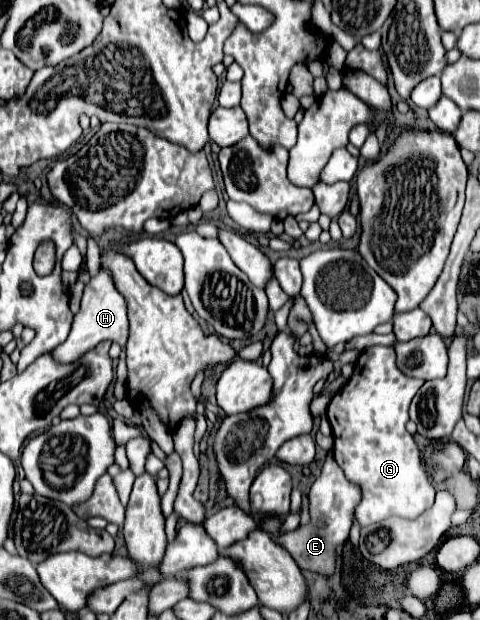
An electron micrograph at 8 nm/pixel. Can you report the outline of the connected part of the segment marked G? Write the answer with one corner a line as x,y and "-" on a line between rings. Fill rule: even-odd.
370,346
360,352
352,378
340,388
340,392
328,404
328,420
334,434
334,458
338,466
344,470
344,476
360,486
362,498
354,510
360,526
370,526
388,516
416,518
424,510
428,510
434,502
436,488
432,486
426,470
422,454
414,442
414,438
406,432
408,422
408,406
414,394
420,390
424,382
416,378
408,378
396,366
396,352
390,346

